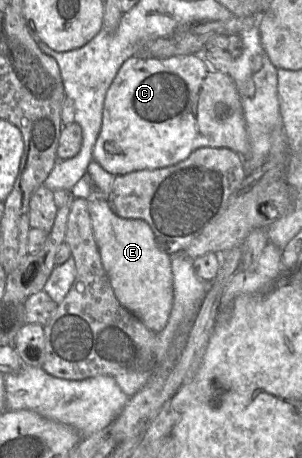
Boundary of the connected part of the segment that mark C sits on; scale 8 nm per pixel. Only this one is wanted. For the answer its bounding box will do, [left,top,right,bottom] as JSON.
[92,54,253,176]

